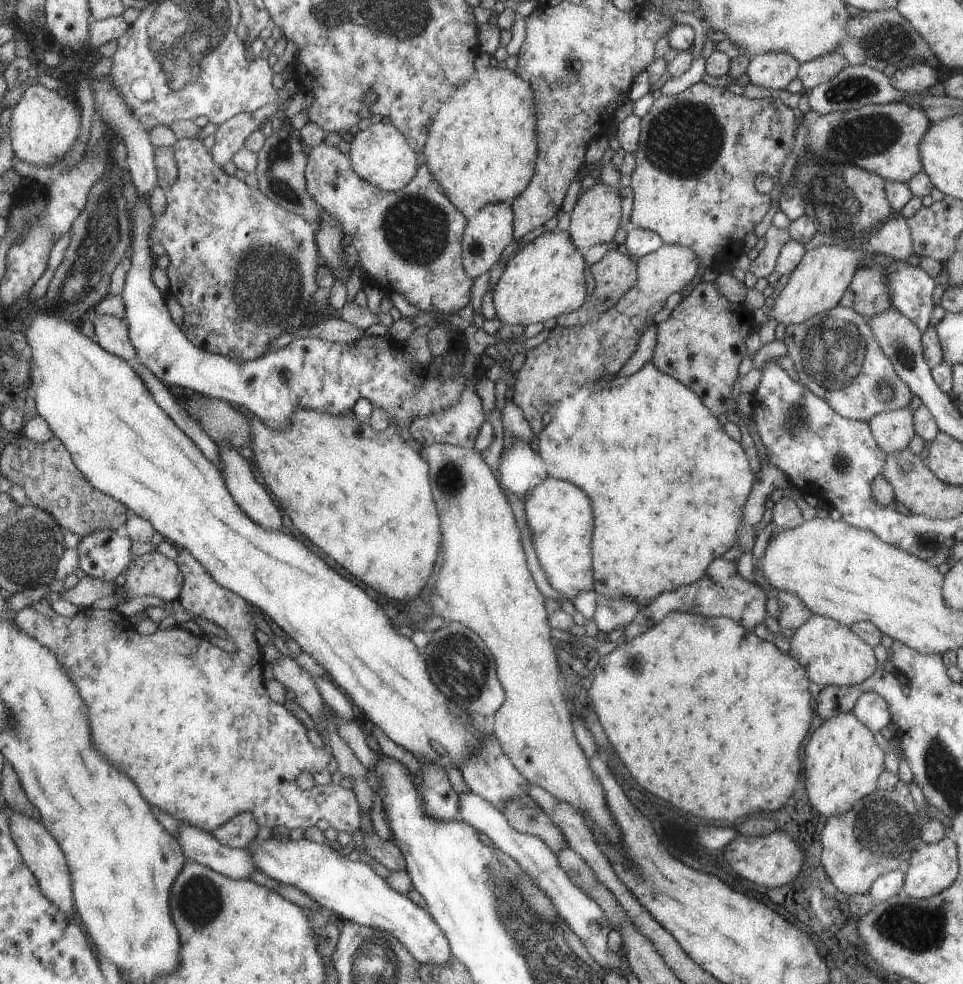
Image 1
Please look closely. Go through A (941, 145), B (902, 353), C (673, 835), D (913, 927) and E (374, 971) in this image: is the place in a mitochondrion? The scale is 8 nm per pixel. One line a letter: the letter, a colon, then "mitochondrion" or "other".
A: other
B: mitochondrion
C: other
D: mitochondrion
E: mitochondrion

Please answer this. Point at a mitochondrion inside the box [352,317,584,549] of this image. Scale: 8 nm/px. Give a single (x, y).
(450, 480)

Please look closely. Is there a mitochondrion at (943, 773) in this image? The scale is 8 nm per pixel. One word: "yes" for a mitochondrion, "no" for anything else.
yes

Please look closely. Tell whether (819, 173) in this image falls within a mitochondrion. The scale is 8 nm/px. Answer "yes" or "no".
yes

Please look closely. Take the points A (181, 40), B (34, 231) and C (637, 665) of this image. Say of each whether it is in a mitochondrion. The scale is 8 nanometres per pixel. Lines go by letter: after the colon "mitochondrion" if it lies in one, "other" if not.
A: mitochondrion
B: other
C: mitochondrion

